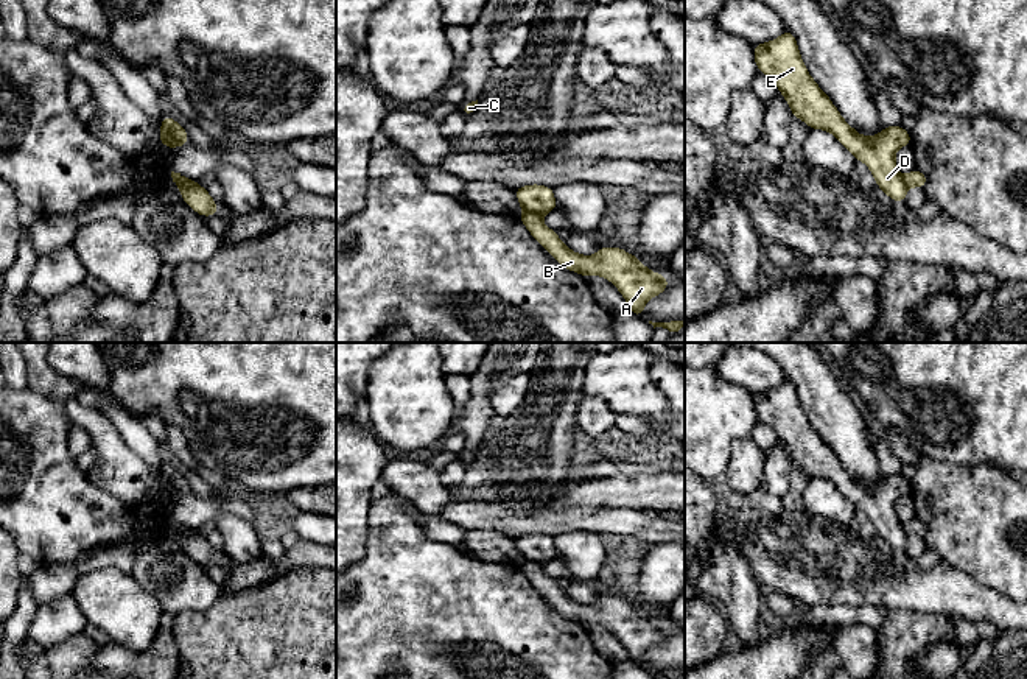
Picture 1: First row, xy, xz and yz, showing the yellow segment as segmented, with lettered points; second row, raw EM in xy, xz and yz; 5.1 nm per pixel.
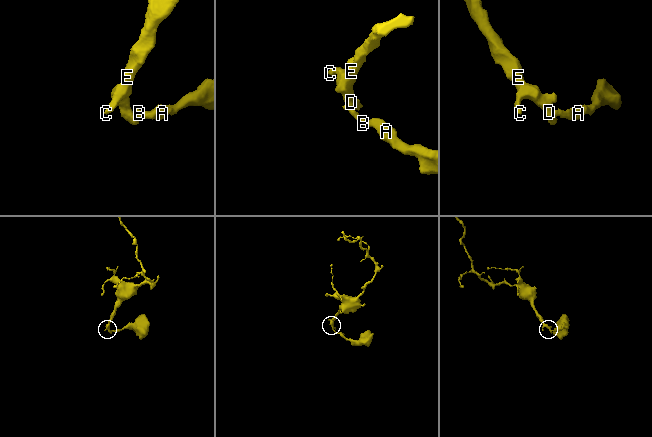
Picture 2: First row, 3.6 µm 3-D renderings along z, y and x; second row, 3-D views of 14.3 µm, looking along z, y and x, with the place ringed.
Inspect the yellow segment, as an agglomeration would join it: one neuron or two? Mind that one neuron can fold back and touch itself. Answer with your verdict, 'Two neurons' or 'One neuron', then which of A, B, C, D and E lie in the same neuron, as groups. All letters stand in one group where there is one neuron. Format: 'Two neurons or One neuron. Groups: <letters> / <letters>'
Two neurons. Groups: A B / C D E

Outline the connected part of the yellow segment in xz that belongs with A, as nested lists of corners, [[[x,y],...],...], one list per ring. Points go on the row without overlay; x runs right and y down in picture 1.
[[[523,561],[518,568],[563,617],[584,626],[602,624],[610,629],[627,649],[629,660],[638,667],[643,665],[644,654],[668,637],[666,624],[650,620],[622,596],[601,595],[596,604],[582,604],[571,600],[556,579],[546,576],[540,564]]]

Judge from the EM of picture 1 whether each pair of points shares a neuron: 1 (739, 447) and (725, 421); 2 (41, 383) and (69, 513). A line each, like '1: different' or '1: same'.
1: different
2: different

